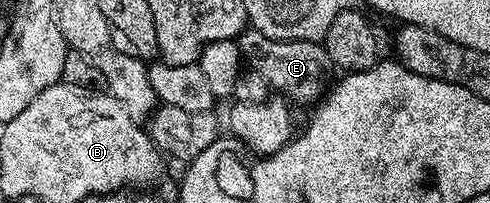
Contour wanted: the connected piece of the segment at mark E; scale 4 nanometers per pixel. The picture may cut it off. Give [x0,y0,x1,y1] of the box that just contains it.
[238,29,329,104]

